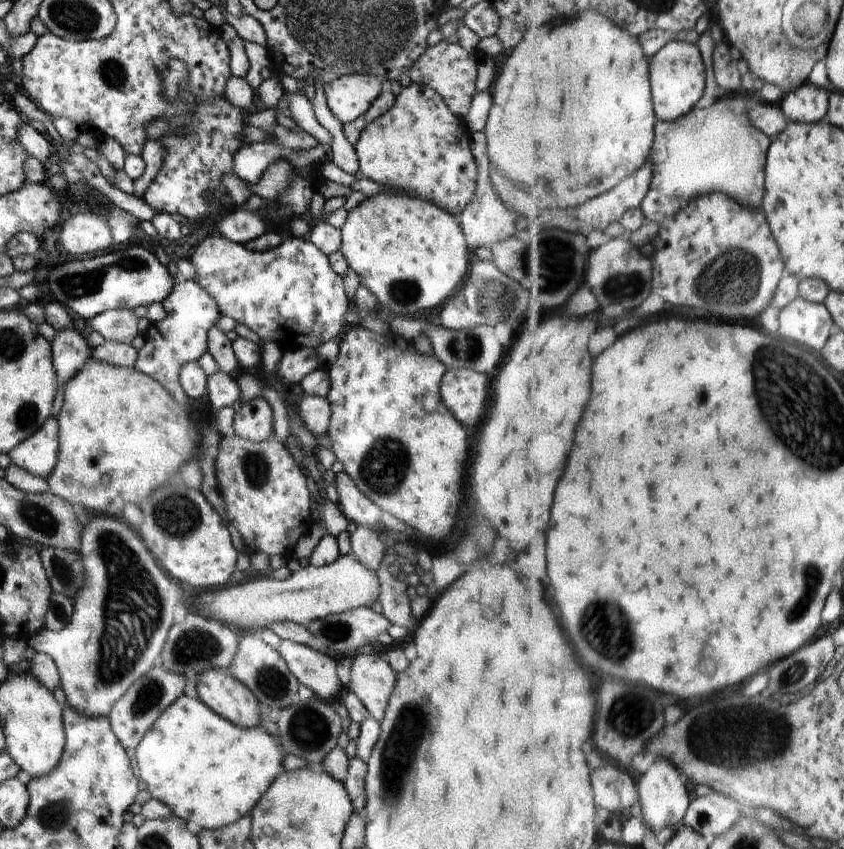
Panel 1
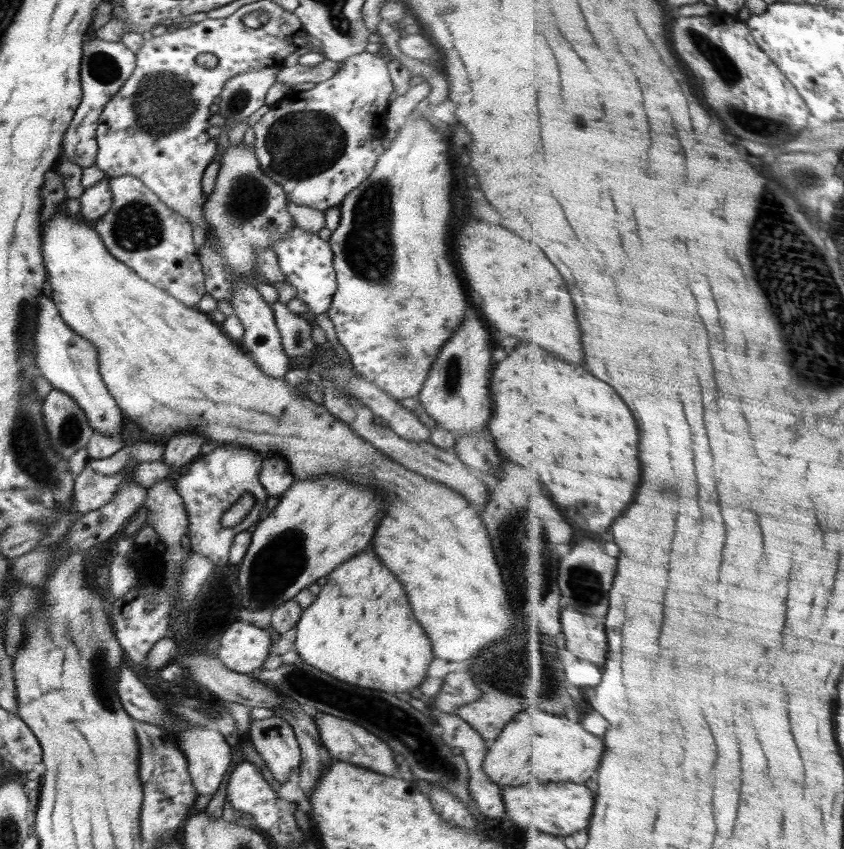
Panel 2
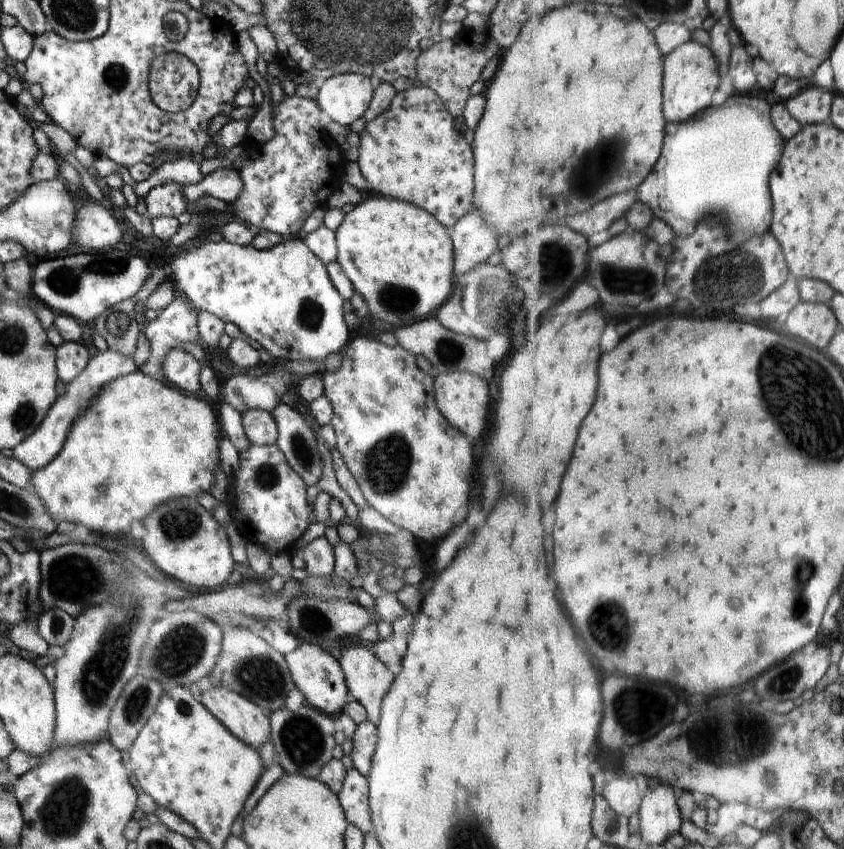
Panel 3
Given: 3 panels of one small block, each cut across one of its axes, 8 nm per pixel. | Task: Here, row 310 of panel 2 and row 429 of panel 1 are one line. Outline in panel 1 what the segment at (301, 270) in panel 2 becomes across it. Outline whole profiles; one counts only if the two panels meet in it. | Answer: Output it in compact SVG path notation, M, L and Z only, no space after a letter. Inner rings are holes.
M303 394L302 400L299 401L298 410L302 422L320 438L324 432L329 429L331 419L331 404L327 398L313 397Z

